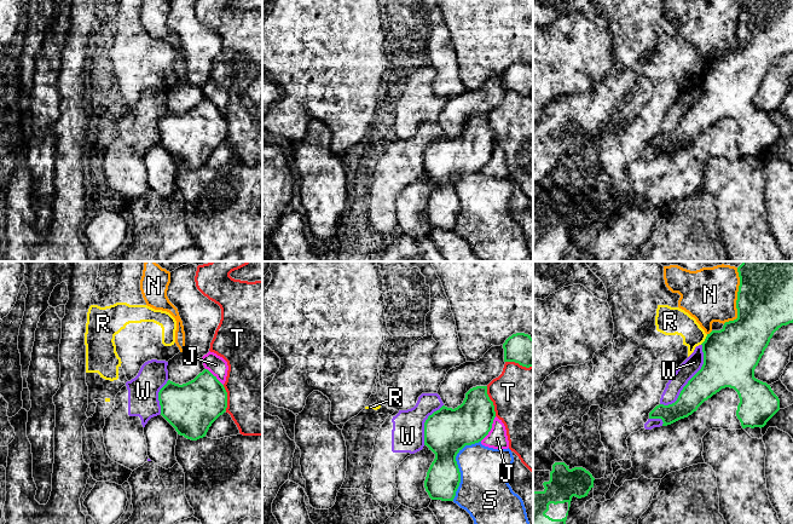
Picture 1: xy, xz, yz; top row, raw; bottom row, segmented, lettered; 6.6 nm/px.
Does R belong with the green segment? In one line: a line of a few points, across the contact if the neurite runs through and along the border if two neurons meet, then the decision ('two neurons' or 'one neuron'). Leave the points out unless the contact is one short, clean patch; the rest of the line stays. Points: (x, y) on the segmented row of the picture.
yz (707, 334), (700, 344) | two neurons

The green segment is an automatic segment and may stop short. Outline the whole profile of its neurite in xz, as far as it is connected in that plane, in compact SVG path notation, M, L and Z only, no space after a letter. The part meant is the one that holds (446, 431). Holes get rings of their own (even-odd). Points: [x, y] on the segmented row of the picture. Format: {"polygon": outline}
{"polygon": "M487 386L470 388L457 408L442 405L428 416L424 422L424 445L435 454L435 459L427 472L424 488L432 500L453 501L461 483L456 456L465 445L481 442L491 431L494 418L494 405L487 395Z"}

